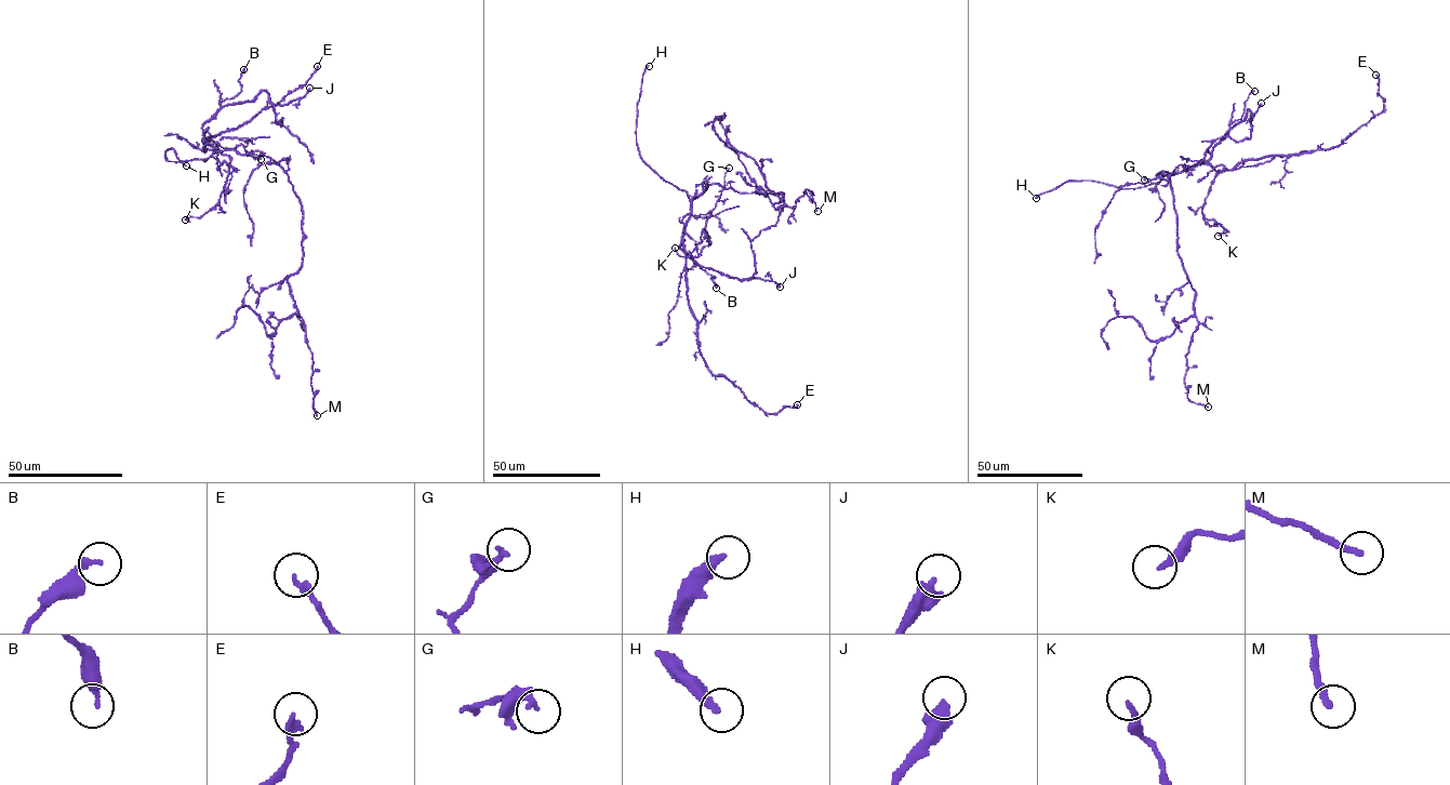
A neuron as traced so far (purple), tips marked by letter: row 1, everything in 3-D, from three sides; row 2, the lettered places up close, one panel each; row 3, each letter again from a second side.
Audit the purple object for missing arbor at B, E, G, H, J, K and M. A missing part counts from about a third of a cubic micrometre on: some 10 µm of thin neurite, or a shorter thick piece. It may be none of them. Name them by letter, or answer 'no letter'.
H, M

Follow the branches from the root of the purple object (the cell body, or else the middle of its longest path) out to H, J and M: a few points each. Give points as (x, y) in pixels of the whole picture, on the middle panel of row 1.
H: (721, 185), (710, 184), (690, 201), (686, 191), (665, 181), (641, 157), (636, 135), (637, 103), (649, 66)
J: (721, 185), (710, 184), (692, 200), (679, 247), (701, 266), (741, 280), (758, 278), (773, 281), (780, 287)
M: (721, 185), (740, 193), (781, 193), (784, 198), (772, 205), (776, 210), (794, 208), (807, 189), (817, 211)

